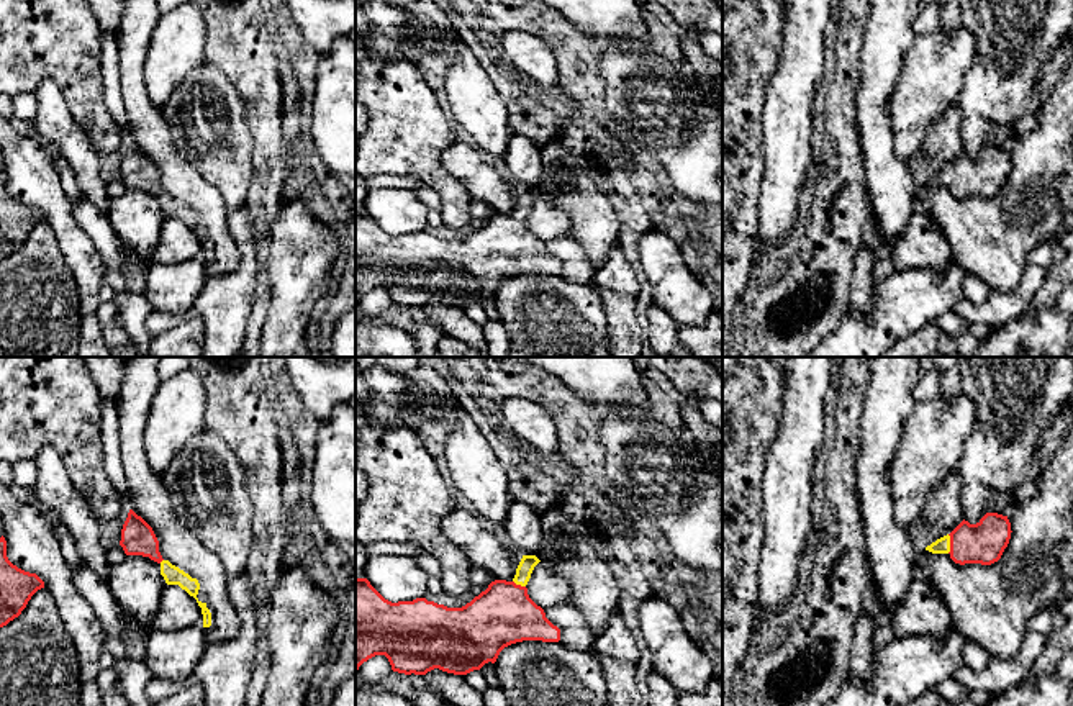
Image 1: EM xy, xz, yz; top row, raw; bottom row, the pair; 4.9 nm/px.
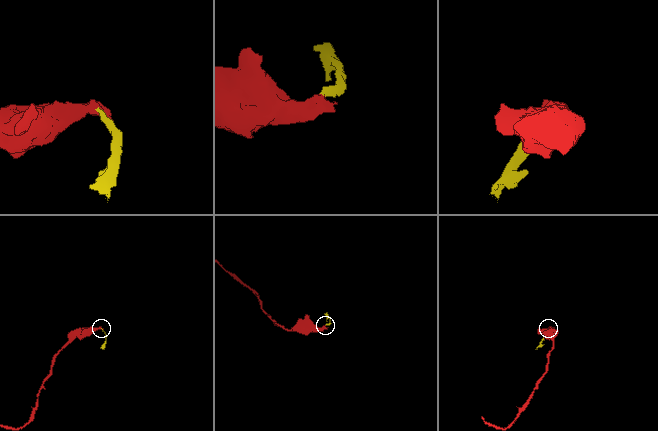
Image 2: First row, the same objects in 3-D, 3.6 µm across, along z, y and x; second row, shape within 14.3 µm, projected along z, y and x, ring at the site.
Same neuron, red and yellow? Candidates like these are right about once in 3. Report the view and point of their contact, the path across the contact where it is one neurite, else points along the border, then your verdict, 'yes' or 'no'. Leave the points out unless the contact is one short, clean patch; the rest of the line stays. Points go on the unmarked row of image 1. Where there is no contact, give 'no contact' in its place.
contact yz (950, 177); way yz (983, 176), (950, 177), (941, 179); yes

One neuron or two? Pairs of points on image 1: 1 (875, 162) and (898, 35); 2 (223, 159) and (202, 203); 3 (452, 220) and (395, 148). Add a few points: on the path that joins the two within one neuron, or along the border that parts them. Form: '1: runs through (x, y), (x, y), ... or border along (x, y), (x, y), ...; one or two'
1: runs through (875, 131), (875, 87), (880, 66); one
2: border along (184, 158), (220, 194), (228, 213); two
3: runs through (452, 199), (452, 194), (416, 158); one

